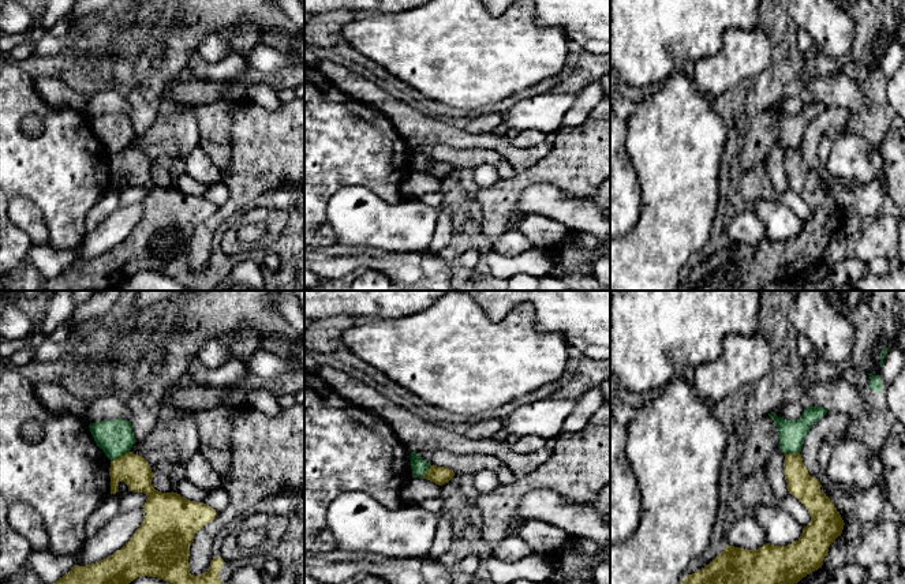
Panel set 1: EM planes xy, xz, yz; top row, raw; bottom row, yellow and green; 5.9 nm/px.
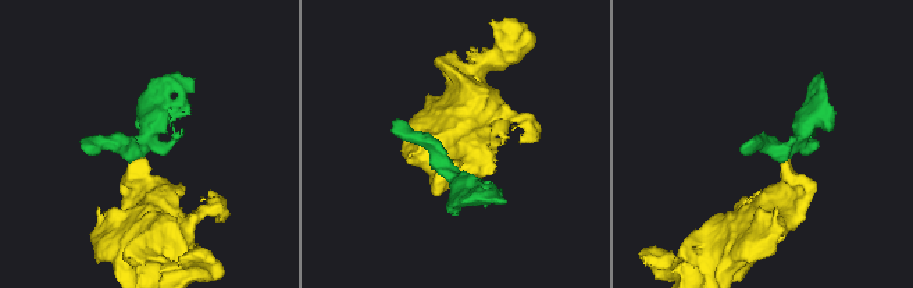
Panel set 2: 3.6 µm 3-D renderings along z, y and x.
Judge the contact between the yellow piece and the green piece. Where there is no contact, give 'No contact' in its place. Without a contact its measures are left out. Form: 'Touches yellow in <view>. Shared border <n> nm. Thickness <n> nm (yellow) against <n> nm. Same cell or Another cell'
Touches yellow in xy. Shared border 130 nm. Thickness 180 nm (yellow) against 220 nm. Another cell

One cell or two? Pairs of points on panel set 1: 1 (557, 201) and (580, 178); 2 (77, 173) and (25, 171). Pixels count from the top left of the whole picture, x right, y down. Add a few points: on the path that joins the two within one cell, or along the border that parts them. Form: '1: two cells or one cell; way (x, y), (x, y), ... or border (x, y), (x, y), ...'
1: two cells; border (533, 184), (553, 184), (573, 197), (595, 193)
2: one cell; way (64, 171), (37, 171)

